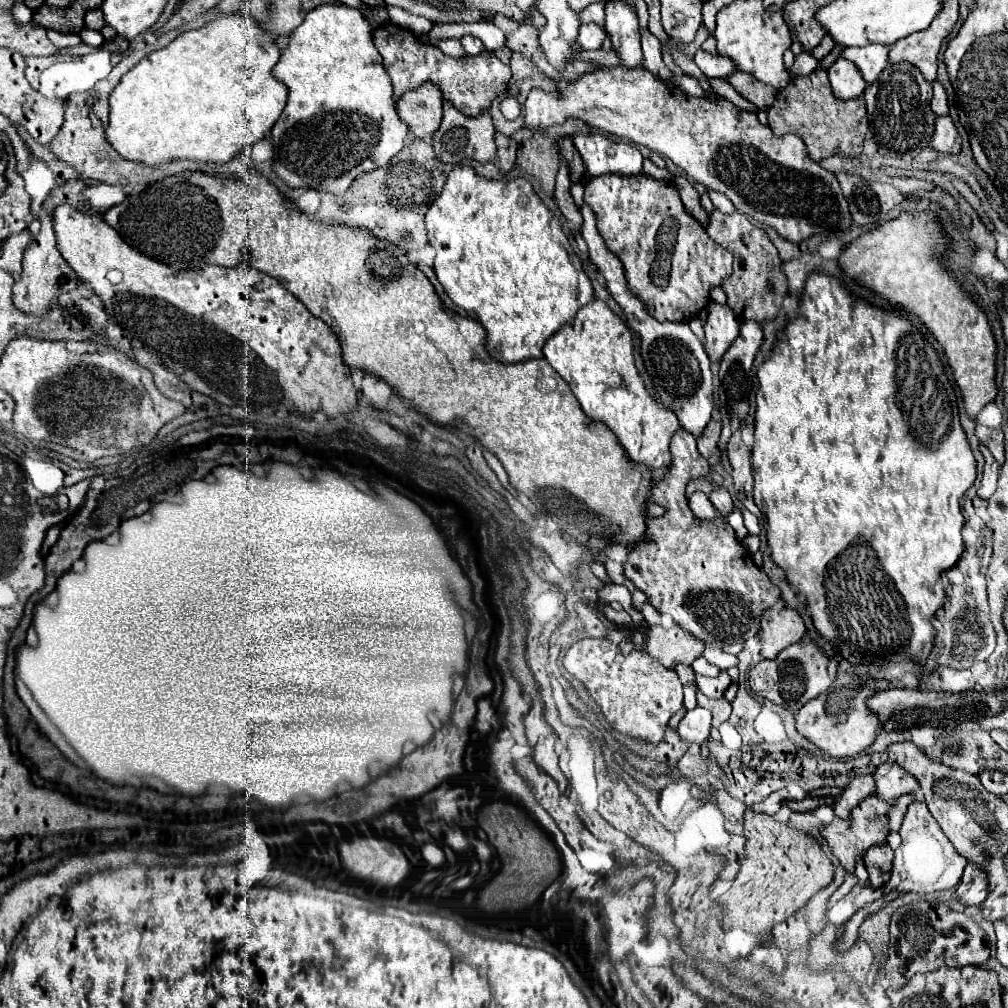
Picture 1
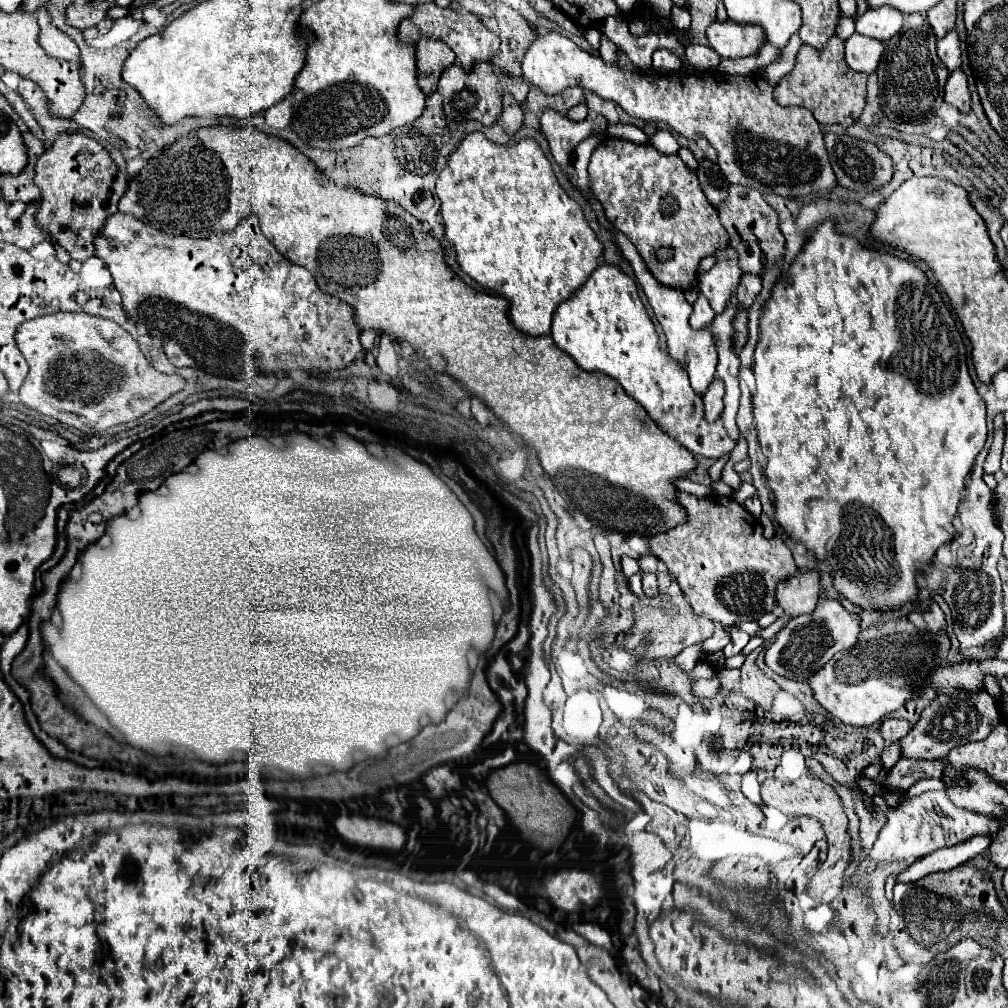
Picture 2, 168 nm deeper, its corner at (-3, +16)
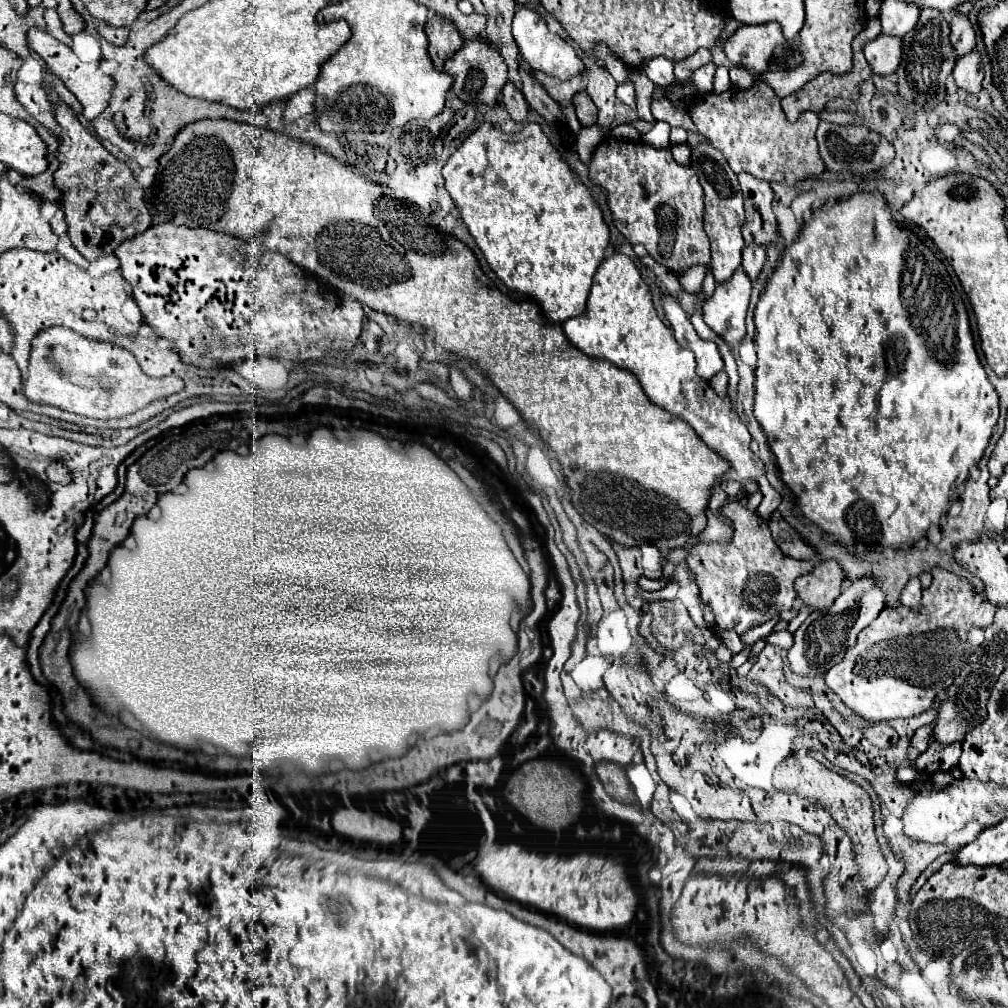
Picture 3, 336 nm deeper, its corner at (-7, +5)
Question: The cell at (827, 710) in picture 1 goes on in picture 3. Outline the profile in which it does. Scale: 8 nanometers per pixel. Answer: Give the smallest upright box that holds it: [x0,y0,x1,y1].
[825,569,997,723]

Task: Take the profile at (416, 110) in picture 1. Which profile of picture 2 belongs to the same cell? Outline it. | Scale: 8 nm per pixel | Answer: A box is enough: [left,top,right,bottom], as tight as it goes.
[417,36,455,96]

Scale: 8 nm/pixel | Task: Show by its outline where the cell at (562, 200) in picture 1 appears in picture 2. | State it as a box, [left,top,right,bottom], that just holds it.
[541,108,607,170]

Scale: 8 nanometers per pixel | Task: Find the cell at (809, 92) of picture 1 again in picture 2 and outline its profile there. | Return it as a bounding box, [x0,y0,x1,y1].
[775,36,867,126]

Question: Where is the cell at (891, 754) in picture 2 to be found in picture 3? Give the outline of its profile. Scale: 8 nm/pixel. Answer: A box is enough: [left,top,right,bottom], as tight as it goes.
[911,725,931,753]

